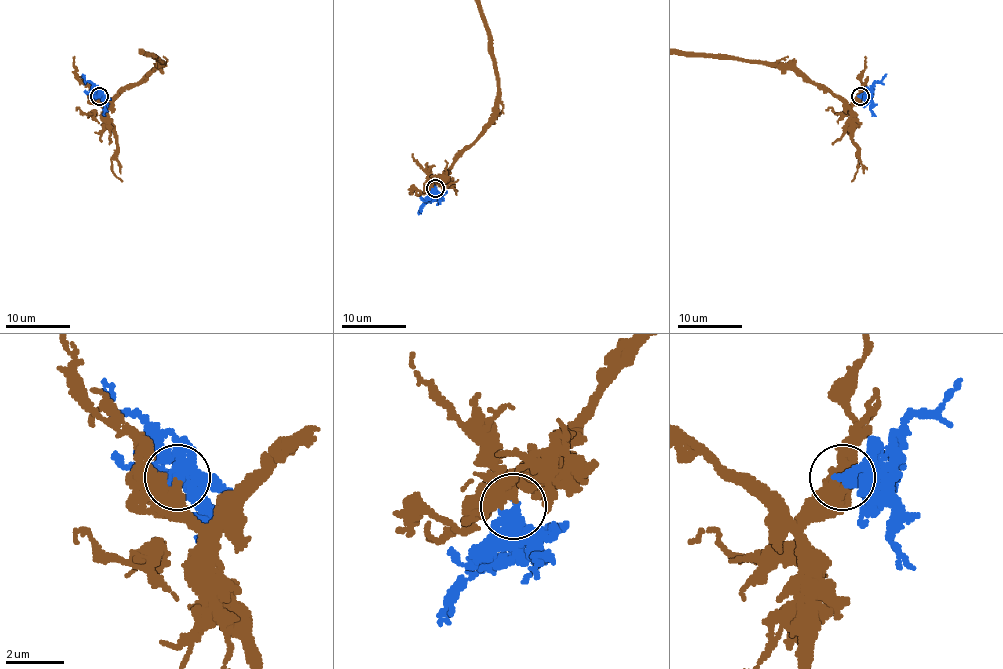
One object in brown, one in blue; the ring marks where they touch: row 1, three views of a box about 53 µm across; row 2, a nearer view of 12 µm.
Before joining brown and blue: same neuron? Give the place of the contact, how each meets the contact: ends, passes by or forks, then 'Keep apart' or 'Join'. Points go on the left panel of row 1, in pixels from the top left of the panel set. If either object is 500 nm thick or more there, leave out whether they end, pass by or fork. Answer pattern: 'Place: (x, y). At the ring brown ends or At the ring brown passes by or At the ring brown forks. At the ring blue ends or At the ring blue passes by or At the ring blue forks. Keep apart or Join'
Place: (99, 96). Join

